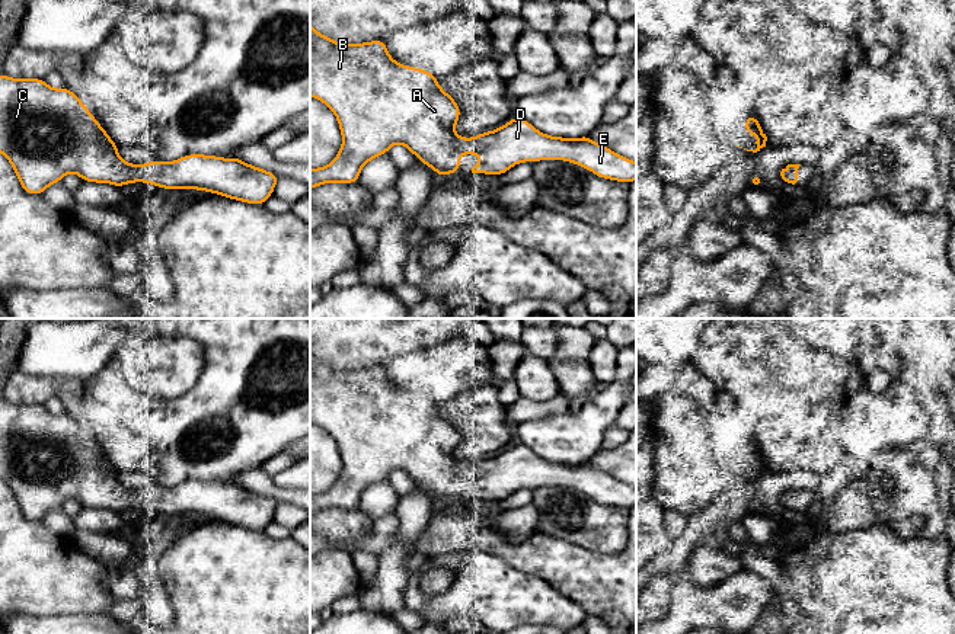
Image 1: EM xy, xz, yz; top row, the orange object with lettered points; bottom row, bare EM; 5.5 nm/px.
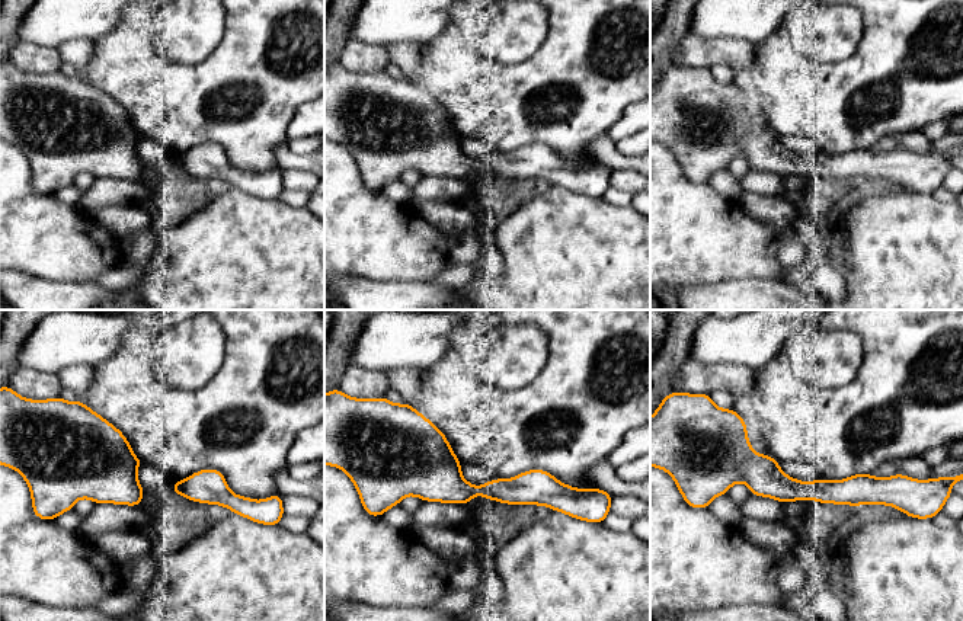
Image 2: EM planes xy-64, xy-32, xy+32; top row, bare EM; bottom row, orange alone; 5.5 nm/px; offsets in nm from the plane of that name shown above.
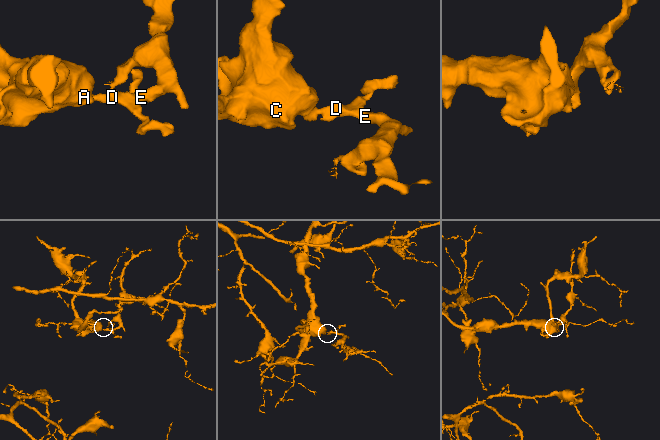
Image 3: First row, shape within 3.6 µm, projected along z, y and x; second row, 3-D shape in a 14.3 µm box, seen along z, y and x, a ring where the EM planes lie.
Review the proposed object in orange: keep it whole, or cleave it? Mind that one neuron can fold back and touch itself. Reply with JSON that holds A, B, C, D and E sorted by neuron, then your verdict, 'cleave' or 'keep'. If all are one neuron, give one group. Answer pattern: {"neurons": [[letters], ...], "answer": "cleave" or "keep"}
{"neurons": [["A", "B", "C", "D", "E"]], "answer": "keep"}

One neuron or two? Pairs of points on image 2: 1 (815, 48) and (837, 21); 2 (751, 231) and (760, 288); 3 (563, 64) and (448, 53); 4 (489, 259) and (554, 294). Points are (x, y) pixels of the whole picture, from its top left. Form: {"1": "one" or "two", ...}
{"1": "one", "2": "two", "3": "one", "4": "two"}

